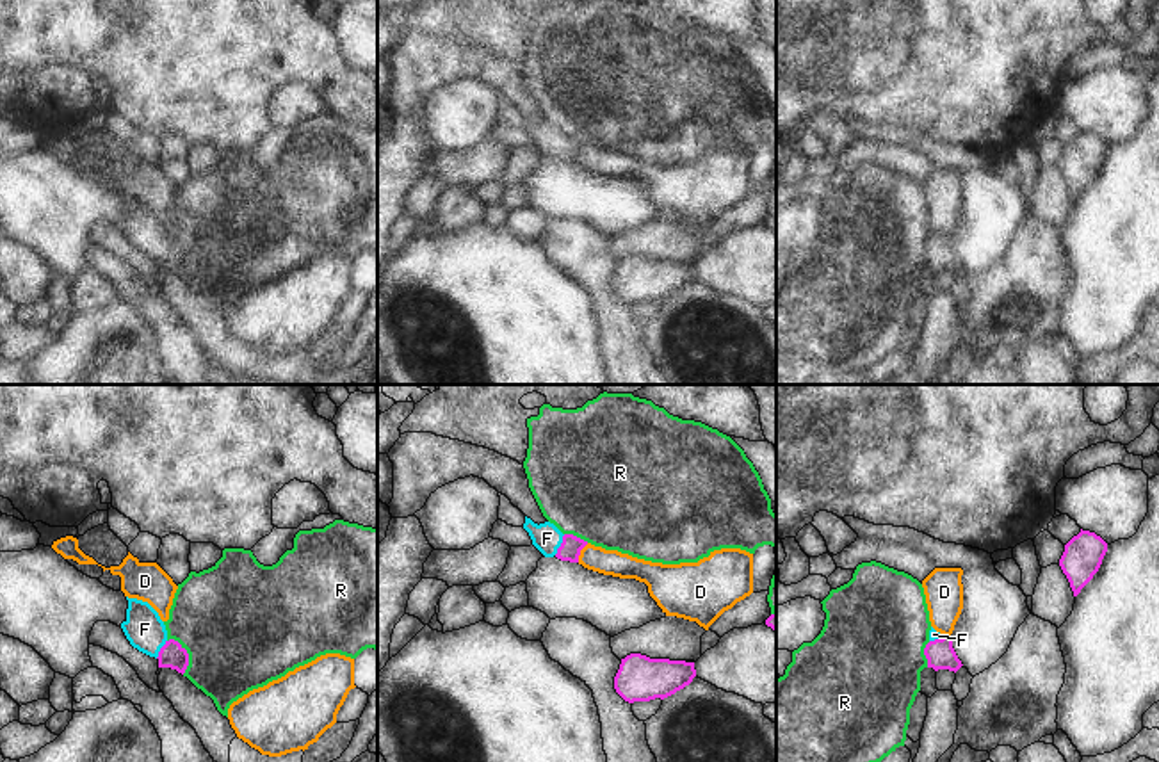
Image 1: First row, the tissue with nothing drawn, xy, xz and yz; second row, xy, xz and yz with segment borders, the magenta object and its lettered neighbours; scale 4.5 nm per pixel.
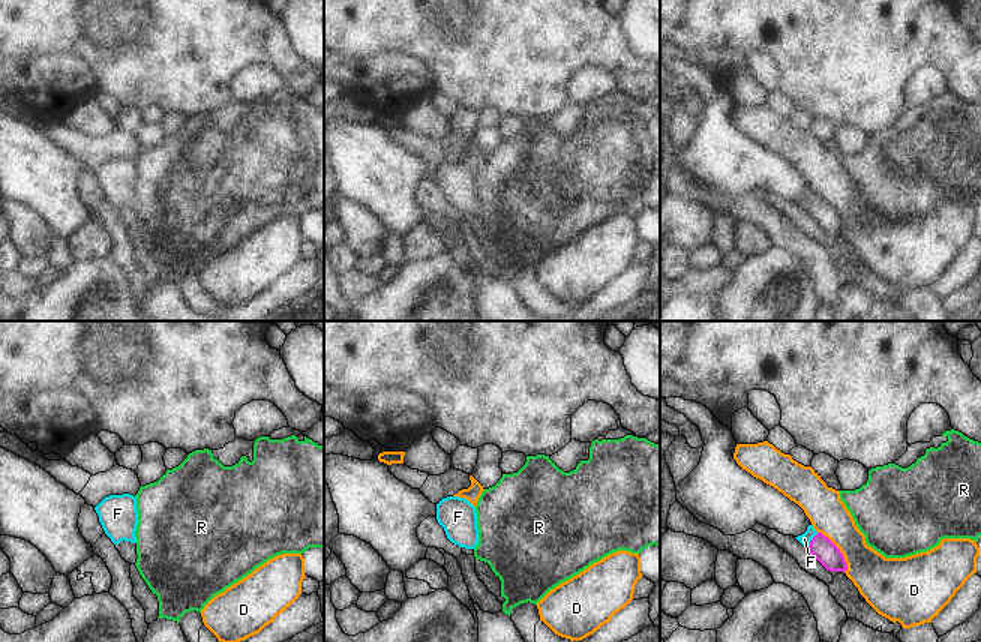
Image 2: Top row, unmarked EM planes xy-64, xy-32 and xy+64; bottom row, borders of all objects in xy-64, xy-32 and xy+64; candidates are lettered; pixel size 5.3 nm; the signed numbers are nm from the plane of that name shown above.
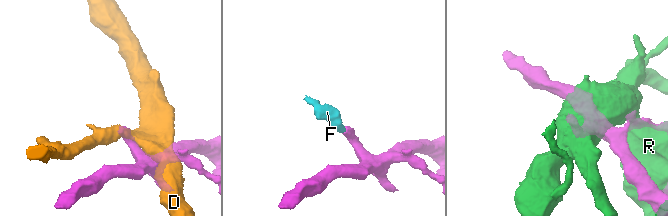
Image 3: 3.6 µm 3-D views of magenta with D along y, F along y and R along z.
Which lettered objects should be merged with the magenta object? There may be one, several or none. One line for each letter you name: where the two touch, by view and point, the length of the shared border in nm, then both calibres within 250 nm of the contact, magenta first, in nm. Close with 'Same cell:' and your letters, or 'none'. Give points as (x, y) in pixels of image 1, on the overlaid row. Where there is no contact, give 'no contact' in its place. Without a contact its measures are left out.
F: xz (561, 545) | 110 nm | 100/140 nm
Same cell: F

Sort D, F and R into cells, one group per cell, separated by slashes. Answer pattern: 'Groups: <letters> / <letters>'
Groups: D / F / R

